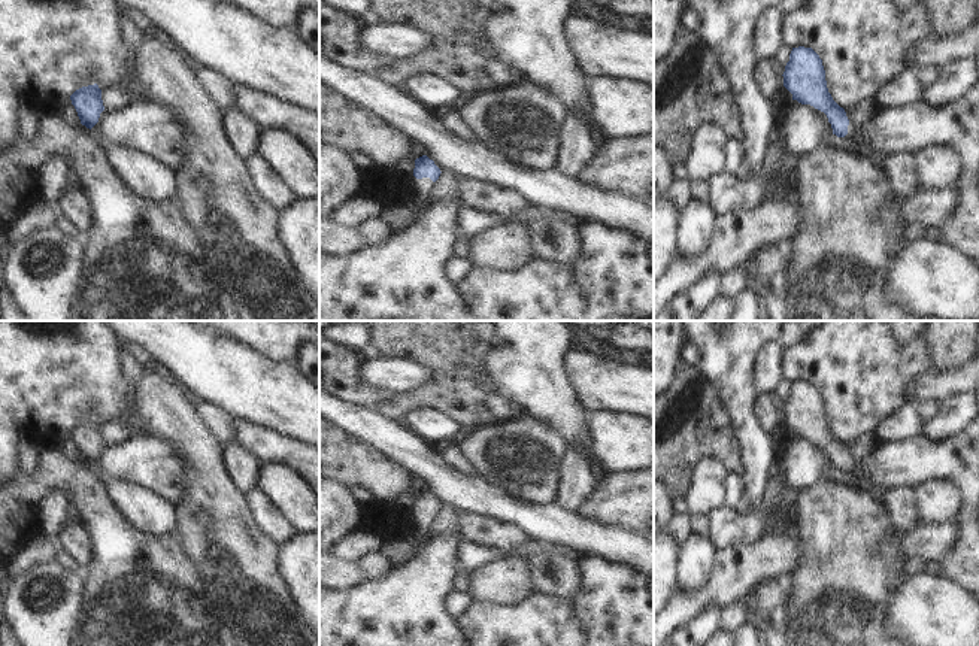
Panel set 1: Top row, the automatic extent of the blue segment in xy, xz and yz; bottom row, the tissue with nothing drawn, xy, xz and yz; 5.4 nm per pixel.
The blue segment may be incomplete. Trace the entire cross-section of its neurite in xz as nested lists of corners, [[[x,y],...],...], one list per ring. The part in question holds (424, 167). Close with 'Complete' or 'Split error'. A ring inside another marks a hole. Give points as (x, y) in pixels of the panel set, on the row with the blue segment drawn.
[[[427,155],[415,160],[413,176],[416,182],[412,185],[409,206],[416,210],[430,203],[430,189],[440,176],[440,169]]]. Split error.

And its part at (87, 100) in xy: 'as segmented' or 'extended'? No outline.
as segmented

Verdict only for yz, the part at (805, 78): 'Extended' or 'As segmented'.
Extended.

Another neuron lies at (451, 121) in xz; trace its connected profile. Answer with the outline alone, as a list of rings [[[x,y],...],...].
[[[446,109],[440,113],[442,127],[449,131],[451,134],[463,139],[475,142],[476,137],[472,133],[472,130],[466,125],[466,122],[461,119],[458,110]]]

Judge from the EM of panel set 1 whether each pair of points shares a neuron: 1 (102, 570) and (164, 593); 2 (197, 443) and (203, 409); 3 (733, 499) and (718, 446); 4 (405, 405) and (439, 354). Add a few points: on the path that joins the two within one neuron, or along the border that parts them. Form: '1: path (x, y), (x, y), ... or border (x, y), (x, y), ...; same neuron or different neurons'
1: path (117, 572), (124, 573), (144, 593), (149, 593); same neuron
2: border (196, 399), (196, 414), (221, 443); different neurons
3: border (730, 470), (740, 473); different neurons
4: path (421, 400), (439, 384), (439, 370); same neuron

